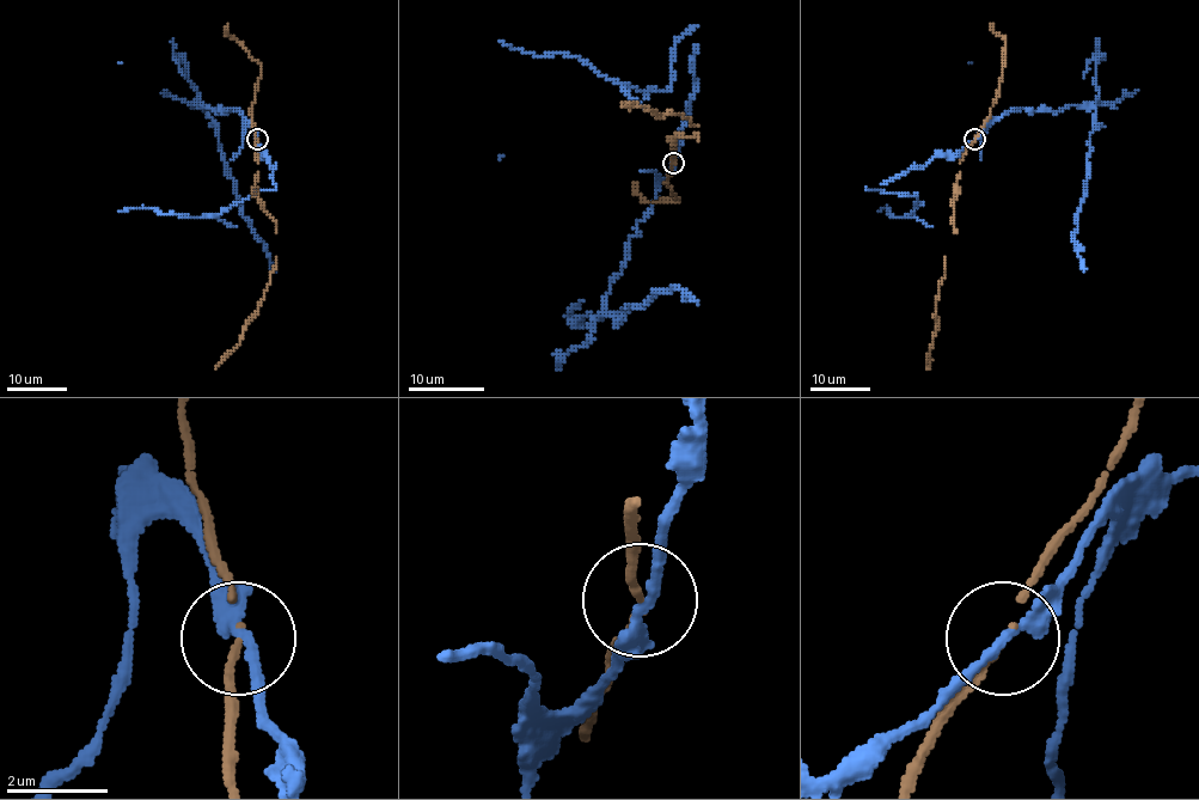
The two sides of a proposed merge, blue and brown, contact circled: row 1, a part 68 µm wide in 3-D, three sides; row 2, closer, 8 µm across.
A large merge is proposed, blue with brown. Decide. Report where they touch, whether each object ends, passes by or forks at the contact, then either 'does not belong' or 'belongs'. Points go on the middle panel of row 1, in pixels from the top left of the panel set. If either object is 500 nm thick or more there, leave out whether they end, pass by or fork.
place (673, 163); blue passes by; brown passes by; does not belong

